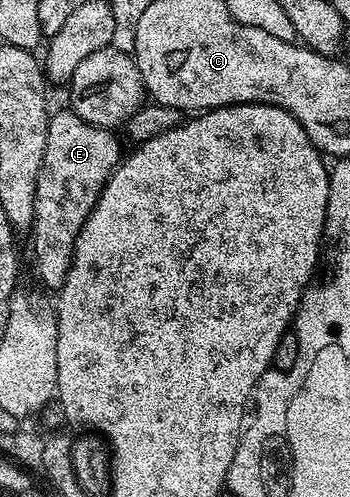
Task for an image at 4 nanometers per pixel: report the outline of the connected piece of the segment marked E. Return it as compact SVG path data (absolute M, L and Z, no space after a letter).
M72 110L54 111L50 115L45 166L39 174L35 190L31 237L37 276L52 290L60 290L63 282L67 282L79 234L97 205L105 183L123 159L121 144L115 133L91 122L83 122L83 118Z

